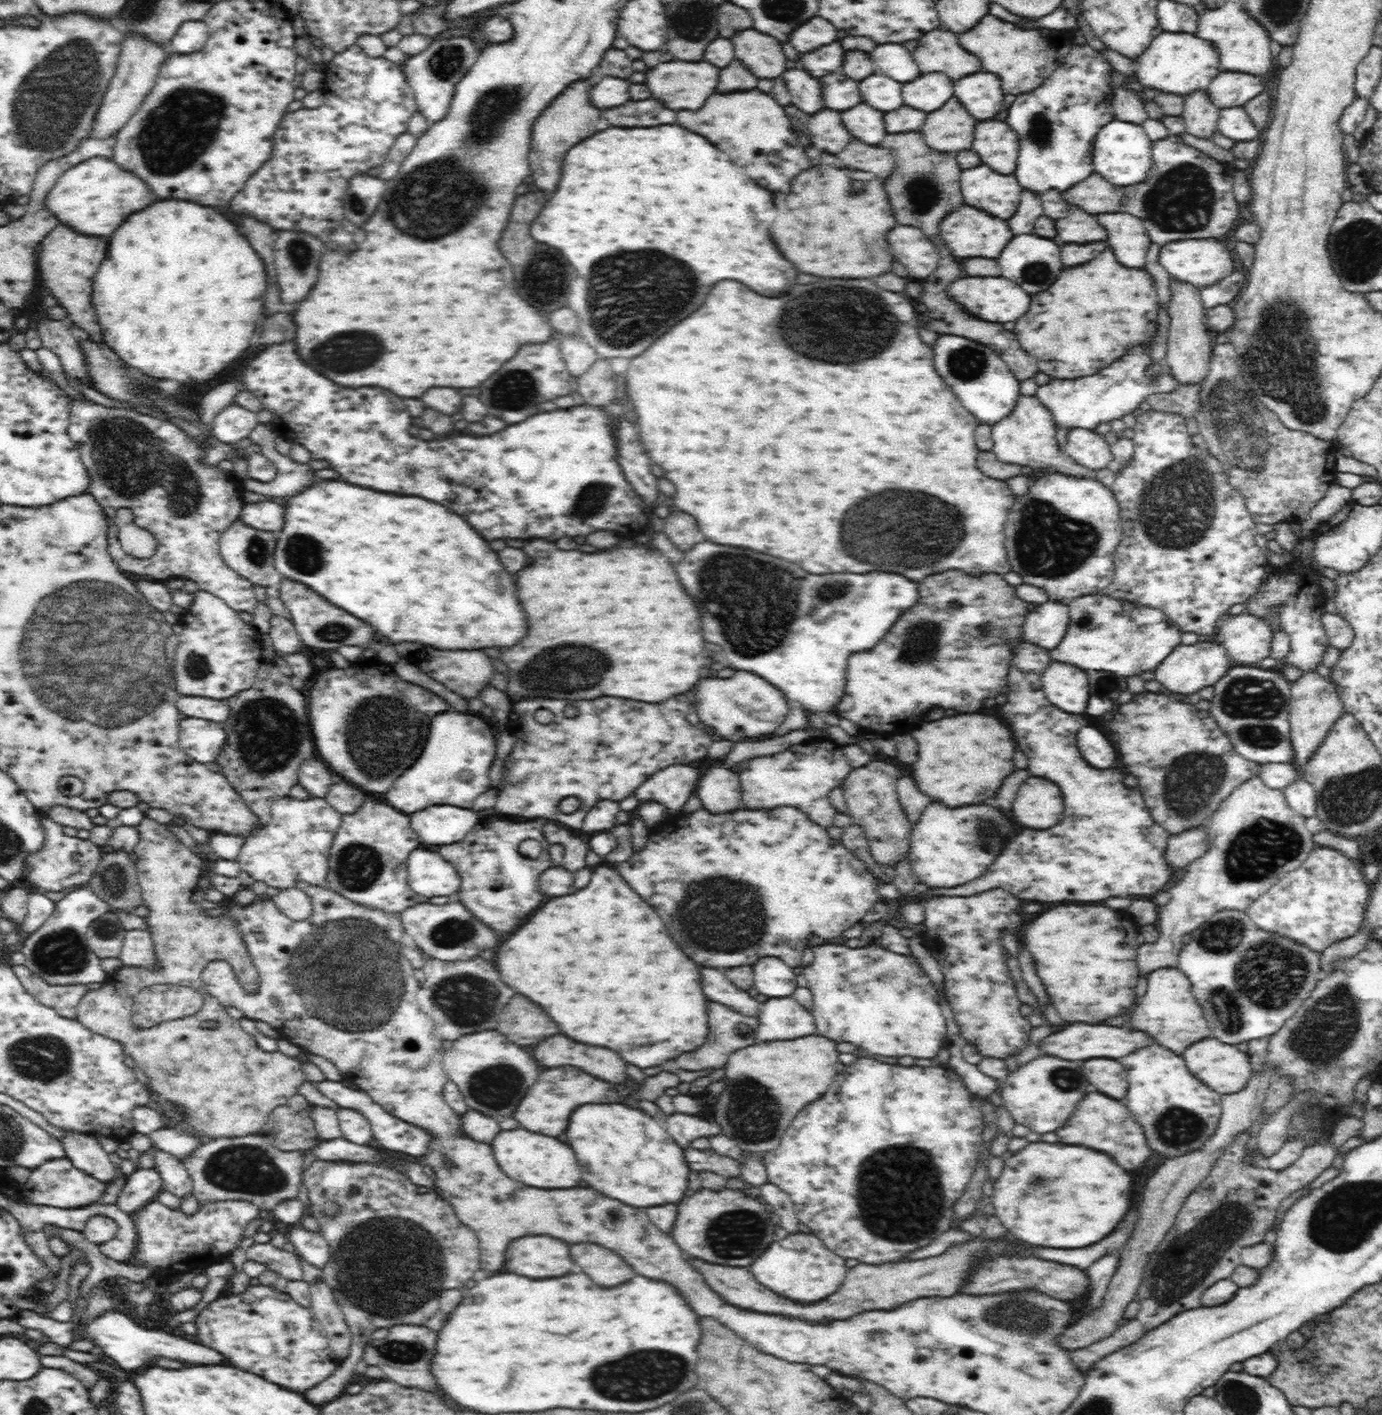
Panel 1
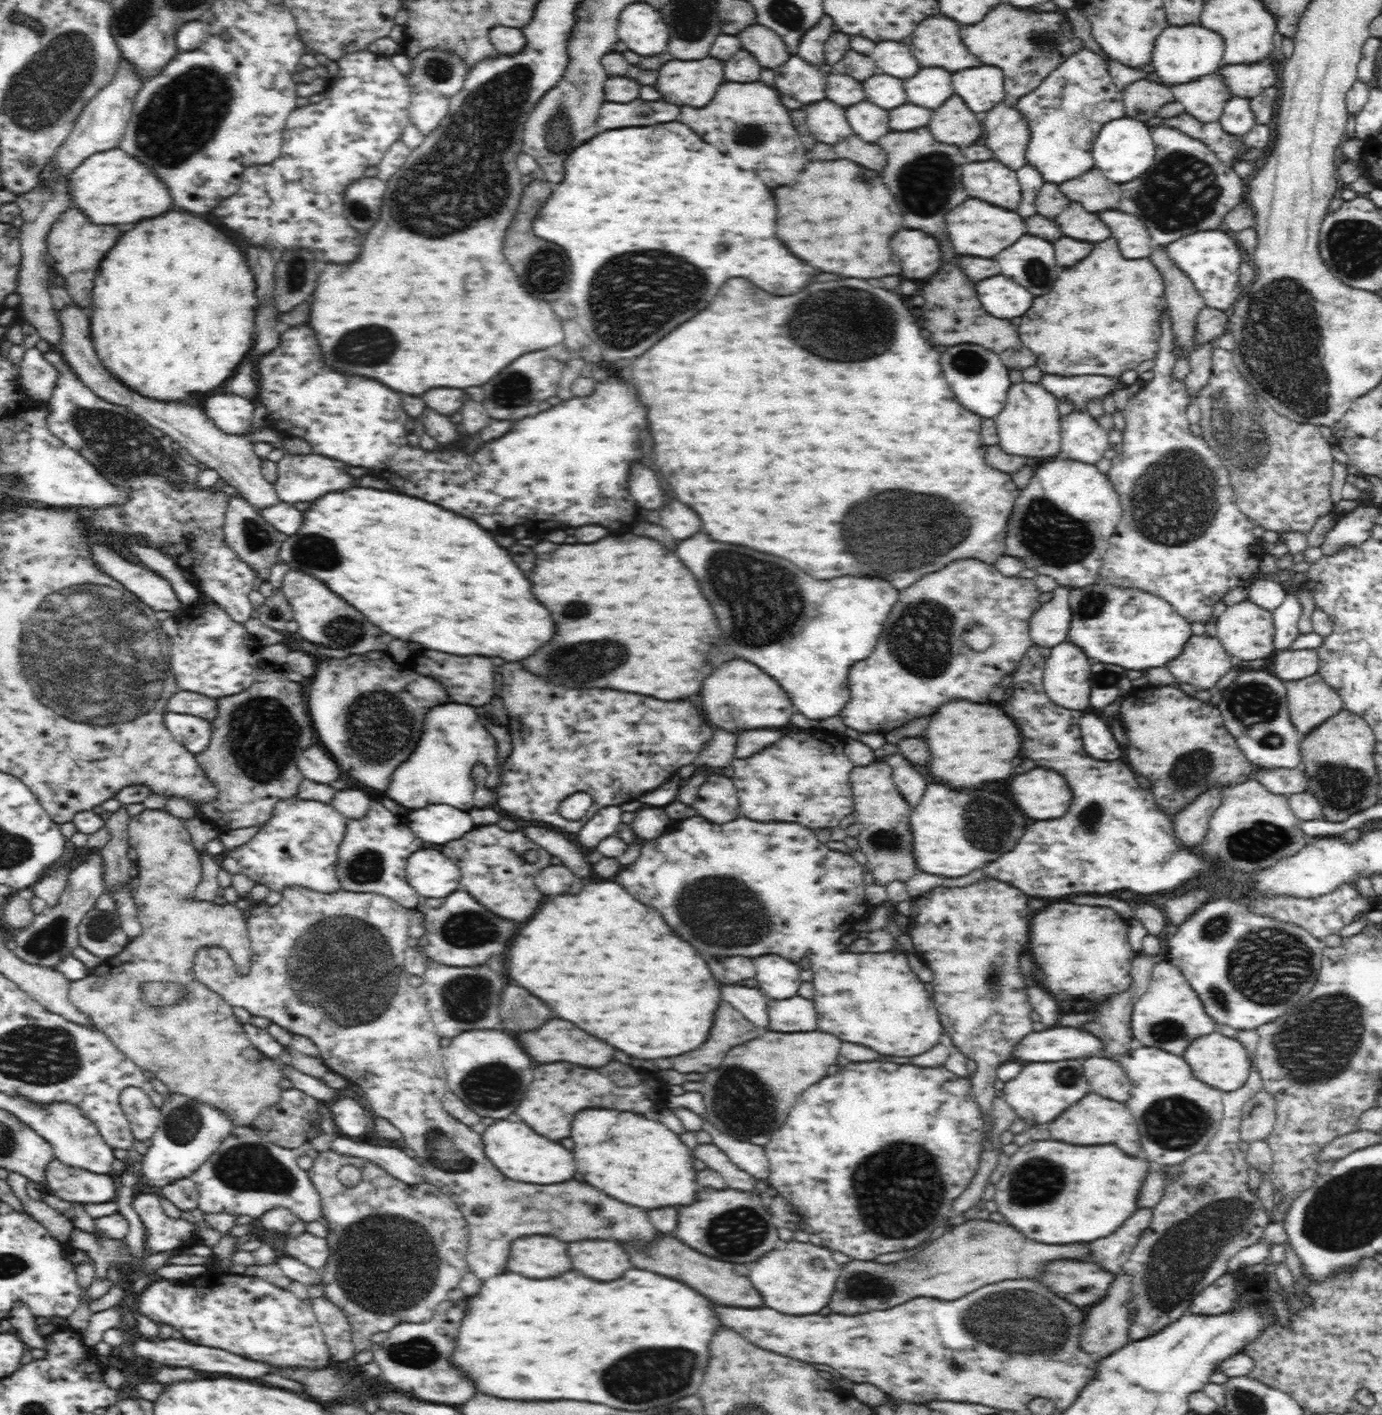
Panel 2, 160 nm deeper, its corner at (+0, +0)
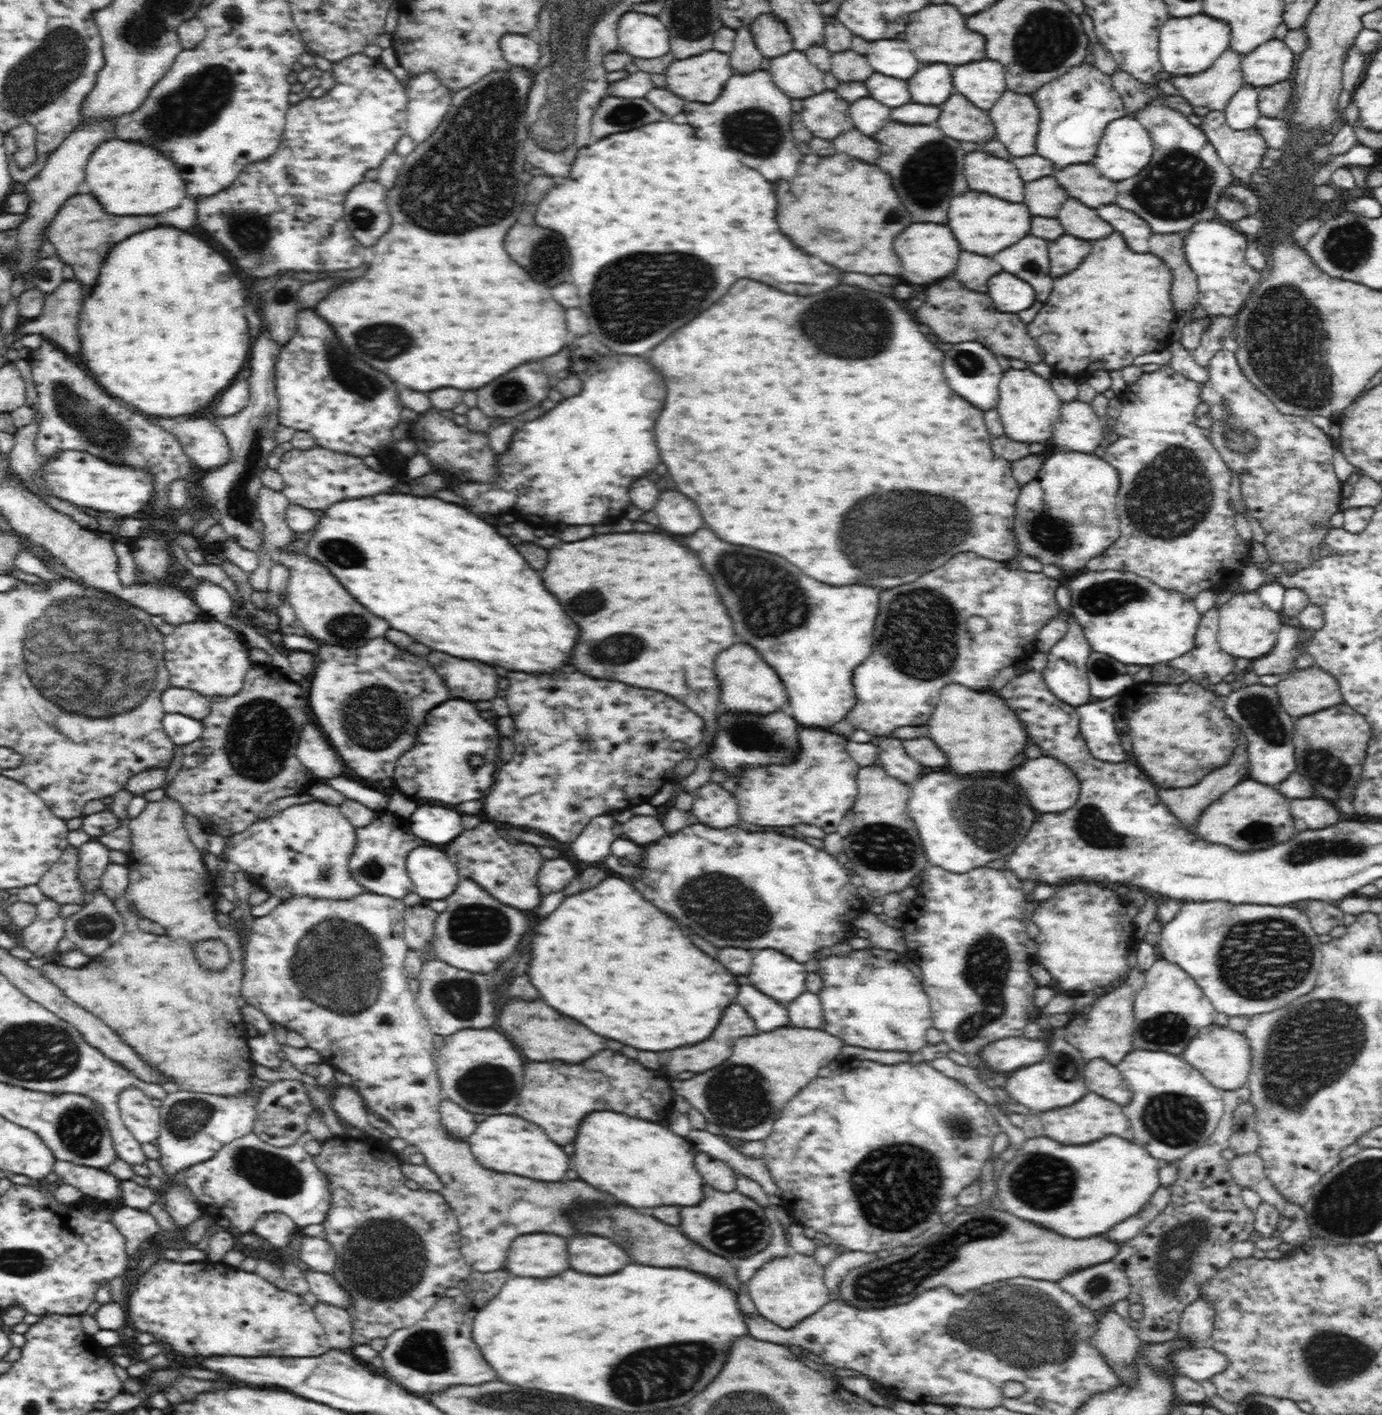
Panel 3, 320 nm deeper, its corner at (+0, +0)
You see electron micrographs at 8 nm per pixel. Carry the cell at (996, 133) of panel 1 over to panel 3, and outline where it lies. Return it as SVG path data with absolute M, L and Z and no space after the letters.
M1004 92L990 110L990 118L998 130L998 140L1006 144L1016 158L1035 154L1034 136L1038 134L1039 110L1033 95Z

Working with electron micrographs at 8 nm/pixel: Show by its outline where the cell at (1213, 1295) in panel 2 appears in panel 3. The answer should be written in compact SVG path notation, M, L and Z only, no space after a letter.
M1199 1297L1183 1311L1178 1332L1197 1337L1197 1340L1205 1344L1212 1336L1215 1318L1216 1311L1213 1306L1205 1298Z

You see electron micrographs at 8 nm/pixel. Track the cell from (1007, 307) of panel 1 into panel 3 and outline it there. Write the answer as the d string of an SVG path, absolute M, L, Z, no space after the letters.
M1002 272L994 278L990 278L990 294L987 296L994 298L991 304L995 310L1018 314L1022 310L1026 310L1026 306L1032 302L1034 288L1030 284L1026 284L1024 280Z

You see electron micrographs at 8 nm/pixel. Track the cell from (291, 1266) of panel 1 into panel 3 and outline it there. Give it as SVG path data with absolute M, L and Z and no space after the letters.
M311 1269L302 1271L302 1274L308 1281L309 1291L317 1296L319 1302L326 1302L347 1309L349 1305L348 1292L339 1286L332 1274L324 1274Z

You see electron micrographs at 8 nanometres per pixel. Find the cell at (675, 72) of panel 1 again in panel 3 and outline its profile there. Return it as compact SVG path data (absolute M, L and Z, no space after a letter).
M718 50L702 52L690 60L676 60L666 70L668 90L690 102L714 102L726 80L734 74L730 56Z

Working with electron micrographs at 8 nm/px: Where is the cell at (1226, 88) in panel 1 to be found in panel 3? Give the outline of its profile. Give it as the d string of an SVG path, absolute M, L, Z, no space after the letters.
M1279 39L1261 44L1256 50L1244 55L1239 65L1243 84L1258 88L1288 81L1294 68L1294 55L1288 45Z

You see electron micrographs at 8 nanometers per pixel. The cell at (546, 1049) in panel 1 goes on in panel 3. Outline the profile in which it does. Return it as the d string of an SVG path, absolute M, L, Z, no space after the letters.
M508 1000L508 1004L502 1008L502 1020L498 1020L498 1028L518 1044L518 1050L536 1062L560 1058L564 1062L582 1062L590 1058L594 1052L606 1048L606 1040L594 1032L590 1032L586 1026L578 1024L578 1020L558 1014L554 1008L544 1004L542 1000Z

